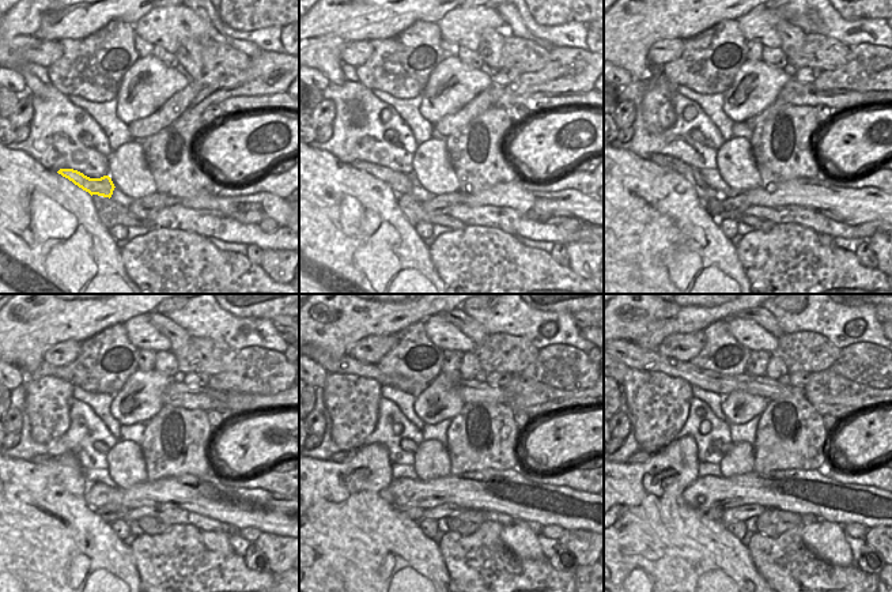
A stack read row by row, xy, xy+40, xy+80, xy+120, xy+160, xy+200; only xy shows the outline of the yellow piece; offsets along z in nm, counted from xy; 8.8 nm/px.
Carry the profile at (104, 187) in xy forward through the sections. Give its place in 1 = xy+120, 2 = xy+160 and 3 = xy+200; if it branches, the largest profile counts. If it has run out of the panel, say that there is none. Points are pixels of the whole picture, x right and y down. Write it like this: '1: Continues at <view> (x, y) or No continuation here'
1: Continues at xy+120 (38, 459)
2: Continues at xy+160 (340, 456)
3: Continues at xy+200 (641, 456).

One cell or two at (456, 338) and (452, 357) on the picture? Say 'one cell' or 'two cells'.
two cells

